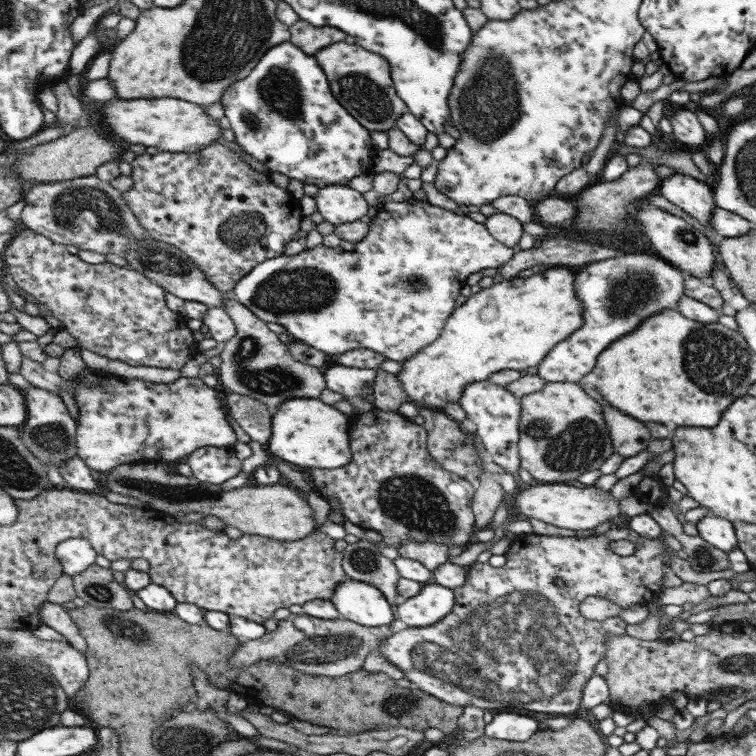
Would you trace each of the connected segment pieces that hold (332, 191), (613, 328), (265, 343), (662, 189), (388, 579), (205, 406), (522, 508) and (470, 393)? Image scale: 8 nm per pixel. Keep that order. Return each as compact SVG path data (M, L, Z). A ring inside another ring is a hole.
M347 185L318 187L314 202L322 220L330 222L333 226L364 220L369 208L362 194Z
M628 251L623 255L588 263L576 268L575 274L573 286L582 304L584 321L575 332L555 344L541 359L541 363L537 366L536 376L545 383L577 383L577 381L581 381L587 373L591 373L591 368L595 367L596 358L603 348L607 348L615 338L621 338L623 334L631 332L642 320L656 312L663 309L676 309L679 297L683 295L683 273L663 258L645 251Z
M232 295L222 300L222 307L235 327L235 334L223 341L223 348L218 355L221 365L215 370L215 375L221 386L231 393L249 397L261 402L273 415L277 406L291 398L317 399L325 390L324 377L319 368L301 364L295 361L285 343L281 343L277 333L272 332L248 308L239 304Z
M674 173L661 179L656 192L671 204L679 206L702 225L709 225L714 203L712 188L704 181Z
M359 540L352 544L347 543L341 553L341 566L347 578L366 582L367 584L374 586L384 594L387 602L389 602L393 608L403 600L401 596L398 596L397 591L395 590L396 580L400 576L398 575L395 566L393 566L392 560L381 555L381 552L375 545L372 545L365 540Z
M104 374L101 381L95 388L74 384L74 400L79 413L75 428L76 456L93 472L110 471L125 463L171 462L203 446L231 447L236 442L235 434L225 419L226 406L221 396L197 377L178 377L171 384L151 384Z
M542 483L516 492L515 510L525 518L541 520L545 524L574 531L594 529L599 523L611 521L623 514L619 509L619 501L614 500L609 491L593 485L579 489L568 483Z
M487 380L467 384L459 396L458 406L465 418L475 424L478 441L483 444L485 454L491 462L512 475L516 486L522 484L517 470L520 468L517 440L519 440L519 398L511 395L505 387L491 384Z

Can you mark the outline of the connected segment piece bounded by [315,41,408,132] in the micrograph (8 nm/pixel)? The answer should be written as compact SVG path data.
M334 42L315 52L315 60L323 71L335 100L368 131L386 131L394 126L398 116L408 112L407 106L396 95L387 61L358 44Z

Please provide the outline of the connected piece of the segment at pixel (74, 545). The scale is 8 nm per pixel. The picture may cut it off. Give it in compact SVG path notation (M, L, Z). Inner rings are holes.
M67 539L59 542L54 550L55 558L62 566L62 574L75 576L83 572L95 560L95 551L83 539Z

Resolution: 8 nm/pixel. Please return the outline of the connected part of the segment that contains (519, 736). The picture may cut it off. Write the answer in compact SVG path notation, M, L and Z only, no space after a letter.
M495 714L489 723L485 723L484 734L486 737L511 742L523 742L537 730L539 722L529 716L521 714Z

